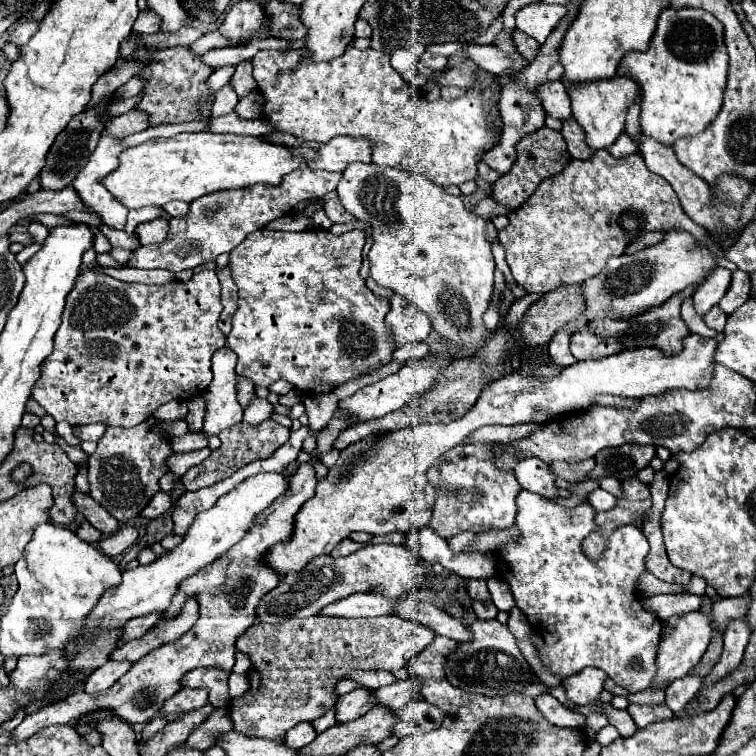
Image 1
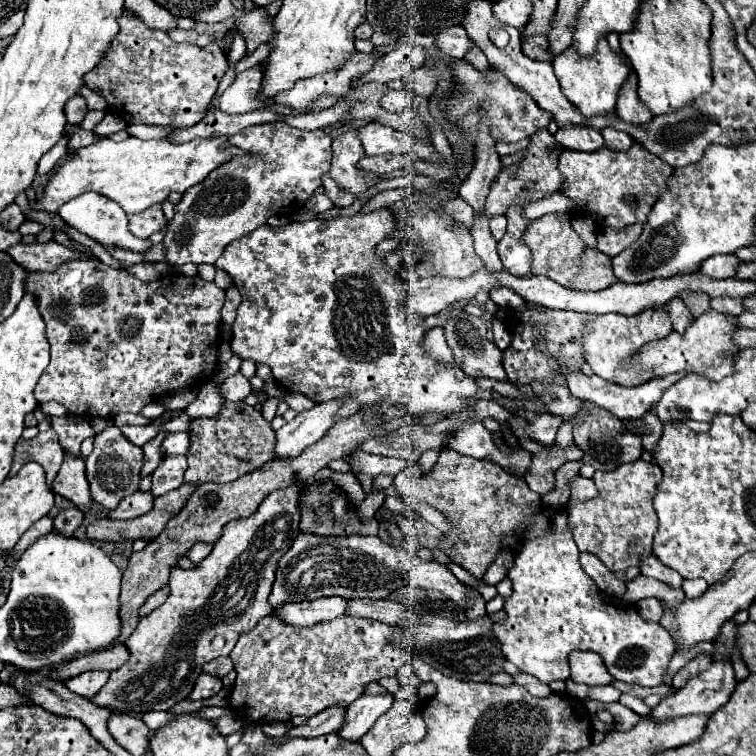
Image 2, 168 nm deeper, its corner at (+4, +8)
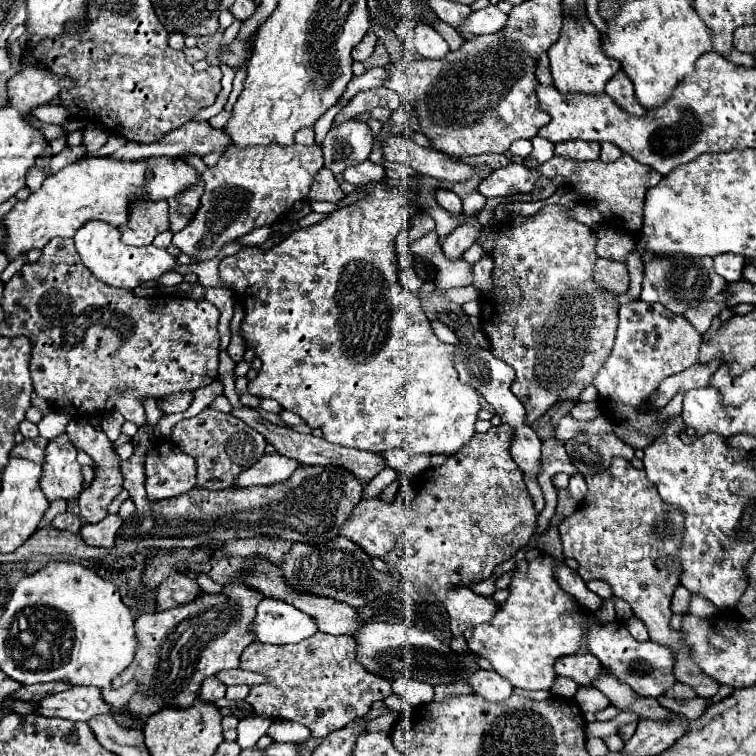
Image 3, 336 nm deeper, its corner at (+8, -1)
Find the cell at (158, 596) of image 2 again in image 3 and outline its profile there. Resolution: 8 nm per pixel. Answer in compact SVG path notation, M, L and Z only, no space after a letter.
M186 575L168 577L158 587L158 597L156 597L158 611L192 603L196 597L200 597L200 593L202 593L202 589L194 579L190 579Z

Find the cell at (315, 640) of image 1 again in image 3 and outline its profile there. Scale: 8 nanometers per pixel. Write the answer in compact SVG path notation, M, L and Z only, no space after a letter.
M320 631L296 645L250 643L240 657L240 667L266 675L268 683L252 687L246 701L258 715L278 721L298 721L310 729L312 737L322 739L356 717L364 717L374 701L386 699L392 693L392 683L366 673L356 661L354 651L356 643L352 637L334 637Z

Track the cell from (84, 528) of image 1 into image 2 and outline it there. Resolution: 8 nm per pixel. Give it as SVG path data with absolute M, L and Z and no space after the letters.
M68 508L68 510L60 512L60 514L54 518L54 530L58 530L58 532L64 534L64 536L72 536L72 534L80 528L82 522L84 522L82 510L78 510L78 508Z

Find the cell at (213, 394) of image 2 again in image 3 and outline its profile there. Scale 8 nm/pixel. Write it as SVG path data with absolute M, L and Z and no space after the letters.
M170 393L158 399L158 409L164 411L164 415L186 411L192 403L192 393Z

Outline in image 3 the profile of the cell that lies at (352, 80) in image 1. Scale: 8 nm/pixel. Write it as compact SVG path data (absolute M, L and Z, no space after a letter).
M369 159L361 164L344 169L344 179L356 187L362 187L370 181L382 181L385 171L381 165L372 163Z

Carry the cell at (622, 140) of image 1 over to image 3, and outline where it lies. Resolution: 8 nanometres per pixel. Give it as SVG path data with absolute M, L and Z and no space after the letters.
M602 143L602 153L600 153L600 159L602 159L604 163L616 161L620 155L622 155L622 151L620 151L616 145L612 145L612 143Z

